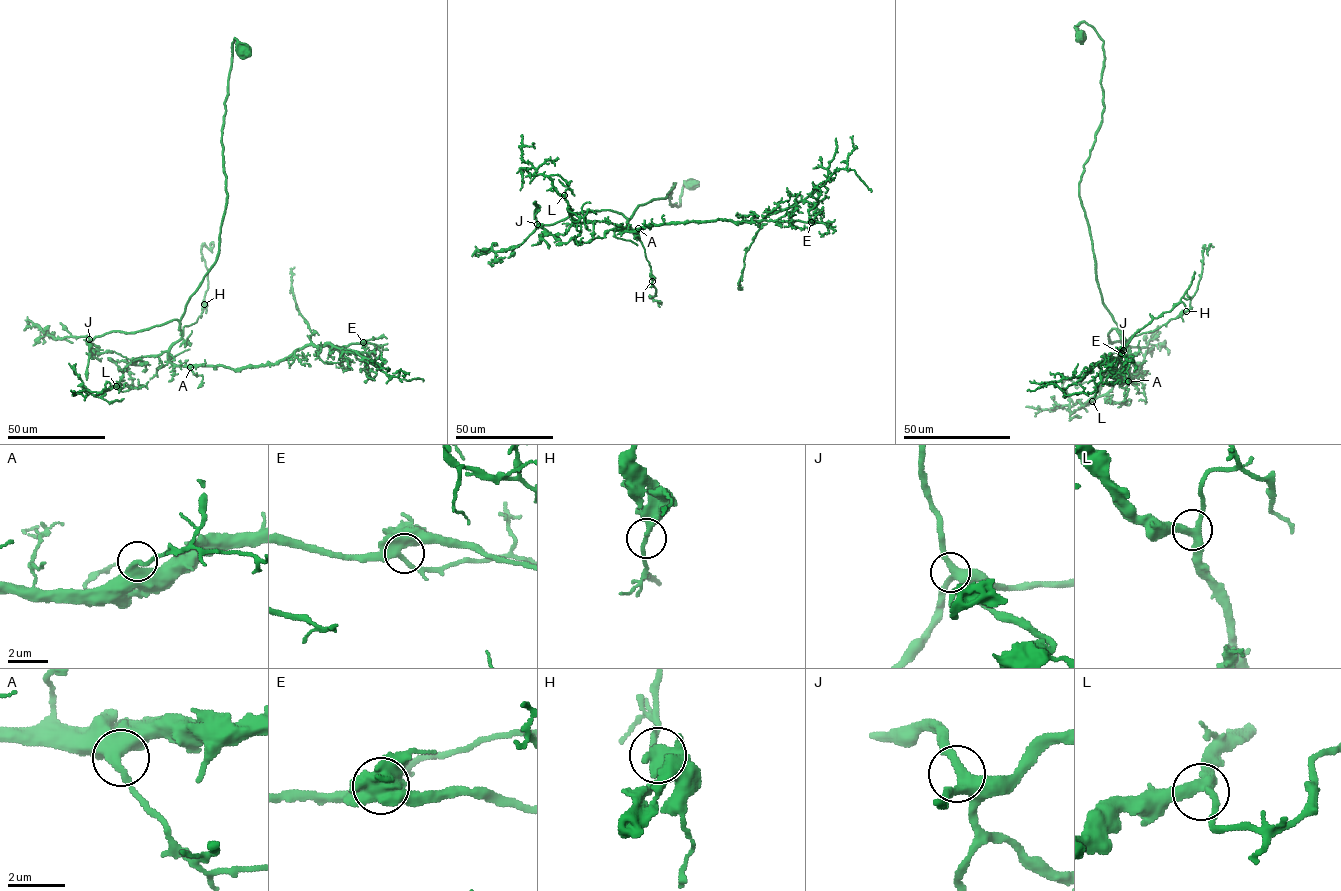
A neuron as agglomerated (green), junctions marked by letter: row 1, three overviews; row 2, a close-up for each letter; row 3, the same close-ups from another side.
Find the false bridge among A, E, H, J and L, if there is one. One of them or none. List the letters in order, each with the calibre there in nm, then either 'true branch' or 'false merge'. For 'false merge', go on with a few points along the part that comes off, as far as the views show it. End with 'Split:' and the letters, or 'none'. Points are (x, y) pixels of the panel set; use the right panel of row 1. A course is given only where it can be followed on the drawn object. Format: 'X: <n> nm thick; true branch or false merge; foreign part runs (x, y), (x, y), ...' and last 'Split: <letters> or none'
A: 440 nm thick; true branch
E: 440 nm thick; true branch
H: 280 nm thick; true branch
J: 360 nm thick; true branch
L: 360 nm thick; true branch
Split: none

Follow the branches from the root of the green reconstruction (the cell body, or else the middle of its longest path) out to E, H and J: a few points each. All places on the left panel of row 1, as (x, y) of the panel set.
E: (244, 50), (235, 38), (217, 258), (185, 305), (168, 359), (242, 369), (310, 345), (363, 342)
H: (244, 50), (235, 38), (222, 130), (227, 202), (217, 258), (187, 302), (181, 329), (197, 321), (204, 304)
J: (244, 50), (235, 38), (221, 139), (227, 202), (215, 263), (187, 302), (179, 328), (172, 320), (89, 339)

